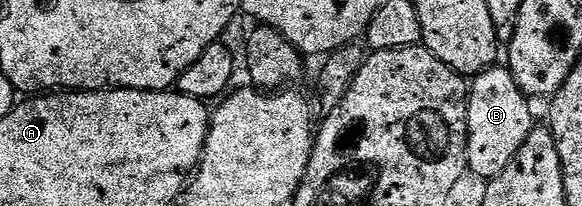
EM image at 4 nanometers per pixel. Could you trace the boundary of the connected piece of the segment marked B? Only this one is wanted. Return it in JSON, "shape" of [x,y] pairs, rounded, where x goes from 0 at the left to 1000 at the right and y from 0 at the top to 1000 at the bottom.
{"shape":[[[849,311],[818,364],[806,417],[806,796],[804,840],[830,854],[835,874],[857,854],[885,767],[905,660],[919,626],[911,481],[885,408],[885,369],[866,316]]]}

